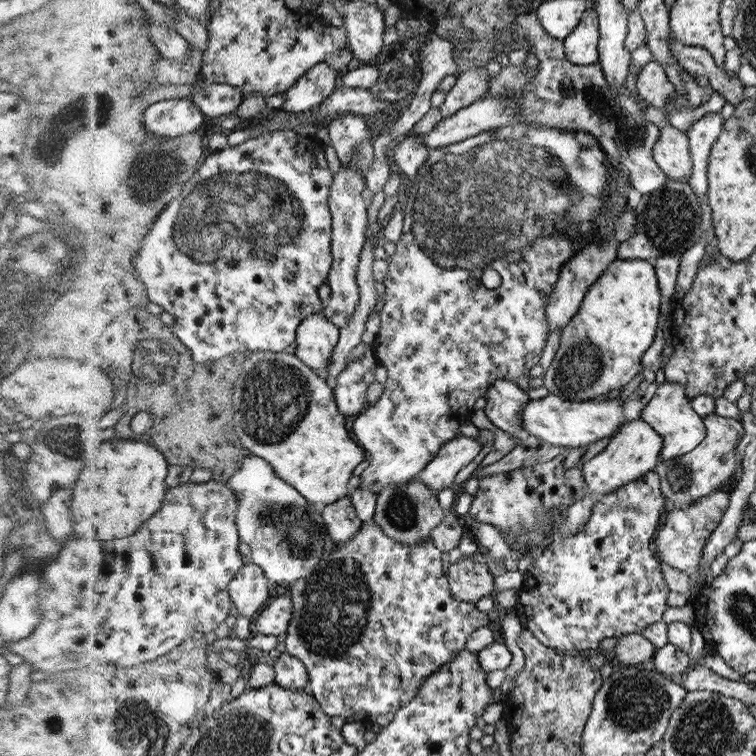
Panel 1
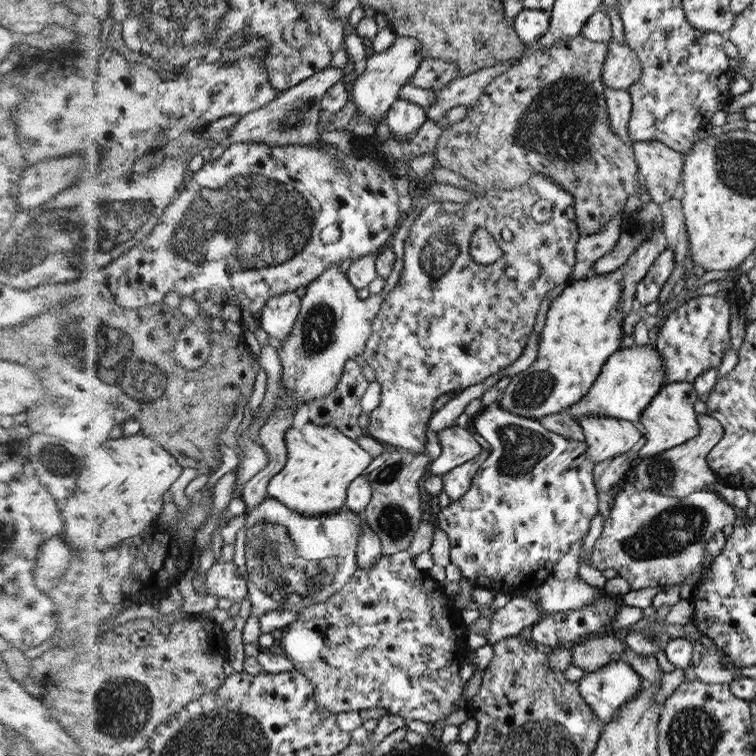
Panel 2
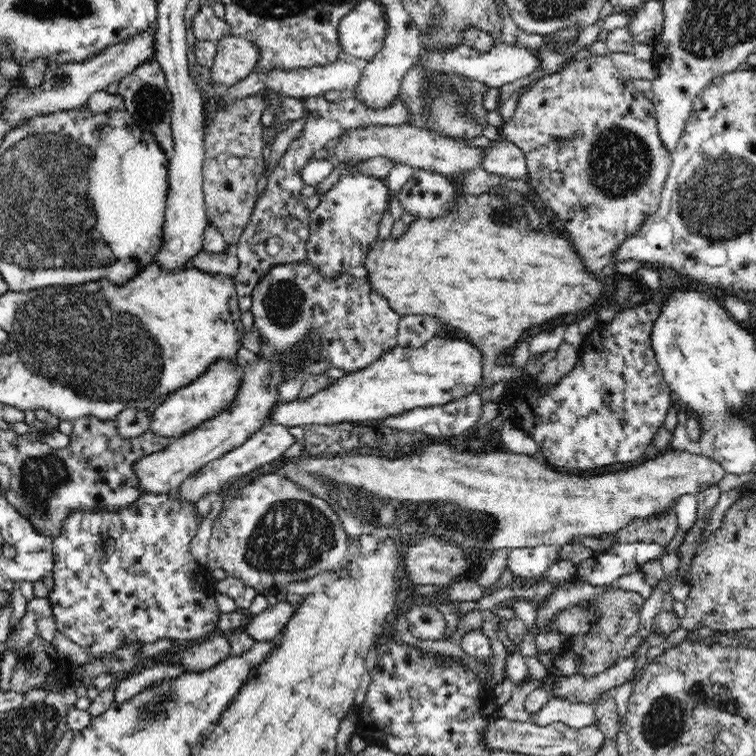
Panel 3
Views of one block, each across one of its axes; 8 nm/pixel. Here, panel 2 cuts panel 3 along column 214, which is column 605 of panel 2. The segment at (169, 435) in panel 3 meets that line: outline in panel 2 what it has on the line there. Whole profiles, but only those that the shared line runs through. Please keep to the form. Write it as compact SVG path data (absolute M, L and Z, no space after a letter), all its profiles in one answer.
M650 342L644 346L634 344L609 356L600 378L596 380L581 402L569 407L571 415L578 419L586 415L600 415L638 423L644 410L653 402L666 382L665 360L656 346Z

